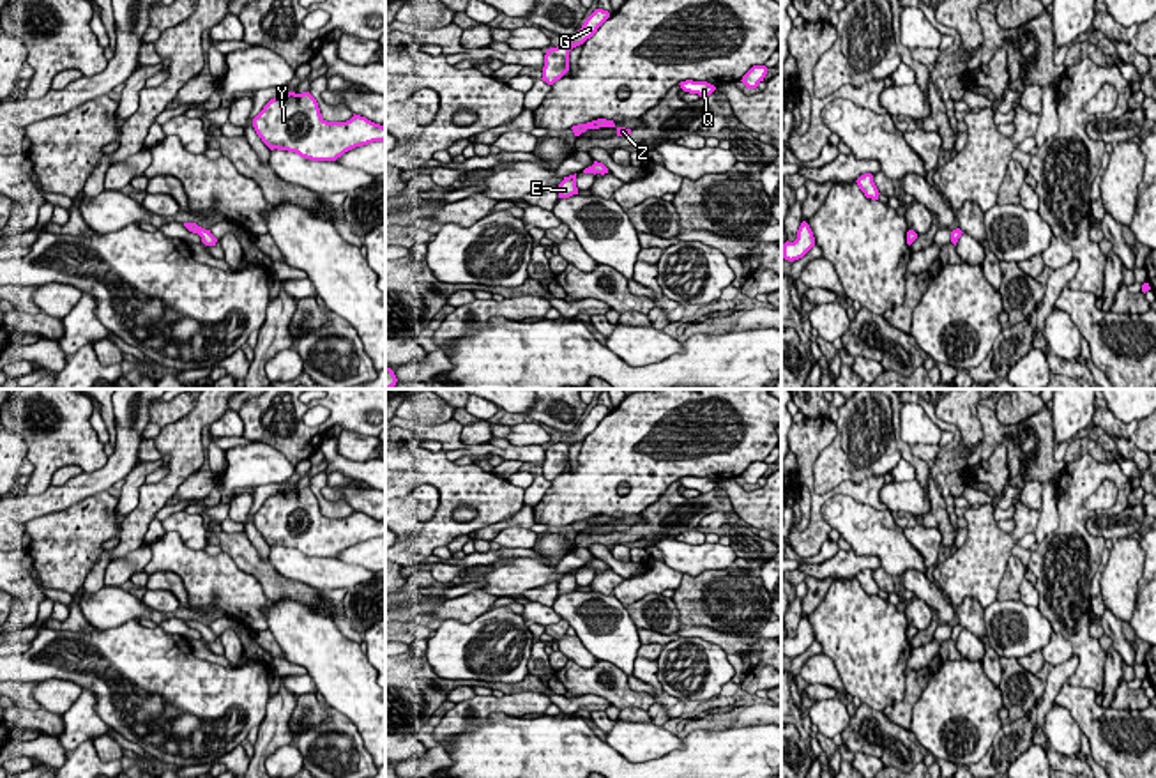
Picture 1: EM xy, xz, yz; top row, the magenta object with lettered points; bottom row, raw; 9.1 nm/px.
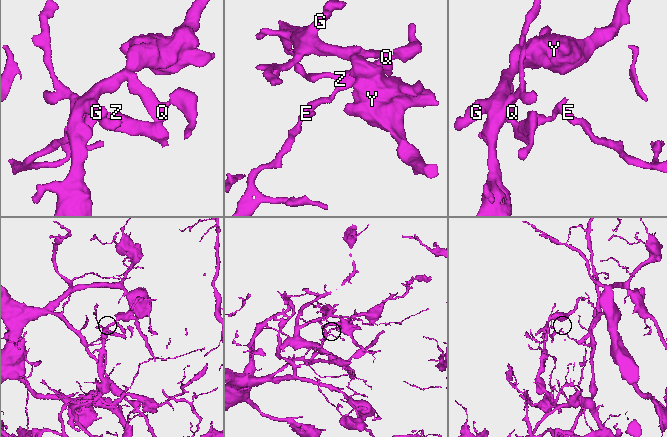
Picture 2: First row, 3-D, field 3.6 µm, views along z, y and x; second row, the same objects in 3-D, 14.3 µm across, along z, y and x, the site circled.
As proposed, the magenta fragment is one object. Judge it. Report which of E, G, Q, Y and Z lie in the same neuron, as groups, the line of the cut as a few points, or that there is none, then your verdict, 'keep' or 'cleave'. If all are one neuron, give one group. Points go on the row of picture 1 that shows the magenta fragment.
E / G Q Y Z; cut in xz along (594, 163), (601, 172); cleave

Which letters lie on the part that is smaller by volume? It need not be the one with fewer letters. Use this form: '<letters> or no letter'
G, Q, Y, Z

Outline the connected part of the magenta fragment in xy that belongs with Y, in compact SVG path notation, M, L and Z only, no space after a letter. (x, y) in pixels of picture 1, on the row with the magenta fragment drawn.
M309 92L270 99L253 118L253 127L270 149L295 152L311 161L336 161L345 152L373 141L385 141L385 127L355 115L346 122L322 118Z

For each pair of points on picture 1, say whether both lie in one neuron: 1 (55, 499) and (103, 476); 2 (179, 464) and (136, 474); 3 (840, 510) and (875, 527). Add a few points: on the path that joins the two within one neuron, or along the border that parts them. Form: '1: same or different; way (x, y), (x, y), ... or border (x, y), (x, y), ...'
1: same; way (68, 494), (91, 483)
2: different; border (145, 483), (140, 488), (138, 504), (124, 518)
3: same; way (849, 518), (866, 527)

